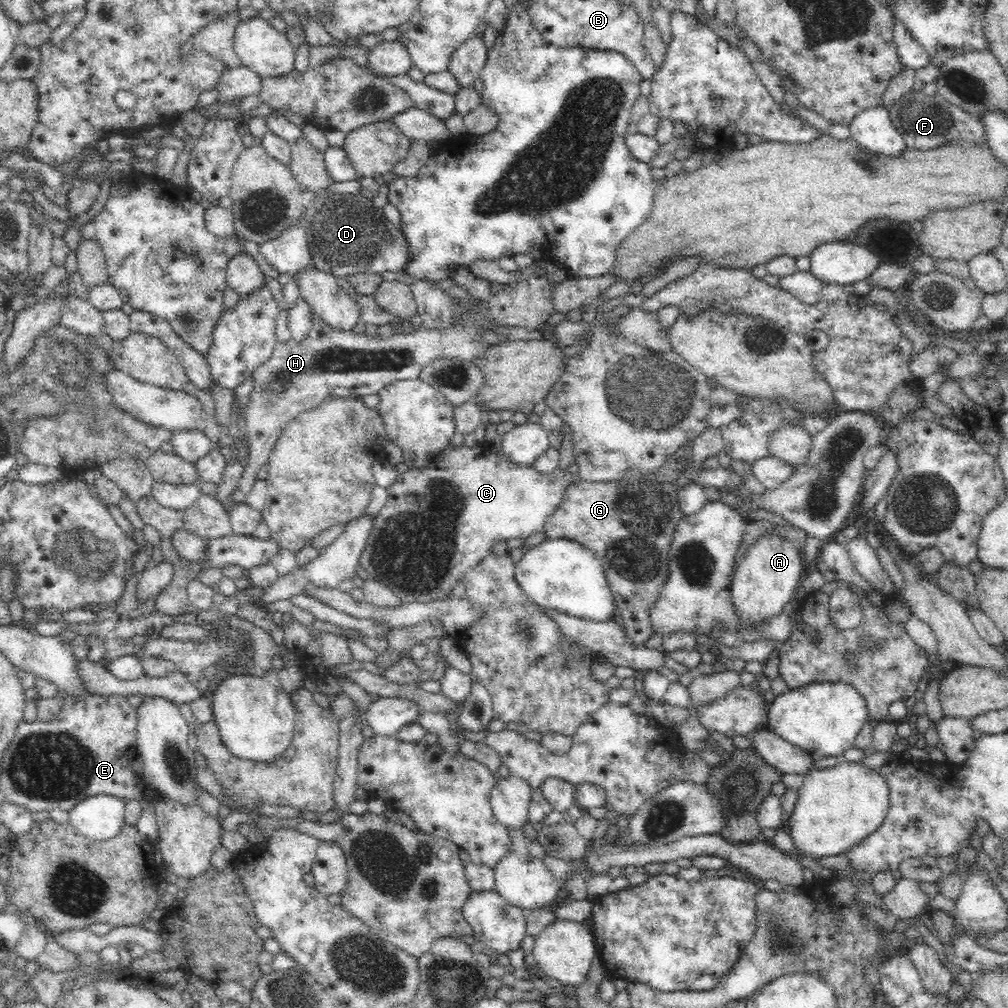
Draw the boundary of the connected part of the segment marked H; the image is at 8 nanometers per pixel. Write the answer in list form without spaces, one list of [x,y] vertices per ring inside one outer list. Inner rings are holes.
[[[310,307],[313,314],[313,324],[311,325],[308,337],[299,343],[288,342],[279,343],[274,352],[269,356],[270,360],[258,366],[251,374],[254,379],[254,388],[249,394],[249,403],[247,404],[245,422],[246,434],[249,436],[249,456],[246,460],[245,469],[236,482],[234,490],[230,492],[228,500],[222,503],[226,515],[239,504],[246,500],[247,494],[251,491],[253,484],[256,482],[257,472],[260,467],[268,462],[270,453],[274,445],[278,442],[280,435],[286,429],[286,426],[300,414],[320,406],[320,403],[328,397],[331,390],[336,387],[347,388],[355,396],[366,396],[368,394],[377,394],[378,390],[388,386],[395,380],[408,380],[419,378],[421,370],[436,362],[437,360],[468,360],[473,361],[476,358],[482,358],[482,354],[492,346],[481,338],[483,330],[478,325],[466,325],[464,321],[453,323],[448,329],[424,329],[413,328],[410,333],[395,333],[390,338],[380,338],[379,335],[367,336],[366,333],[357,334],[354,331],[342,331],[332,329],[326,325]]]

